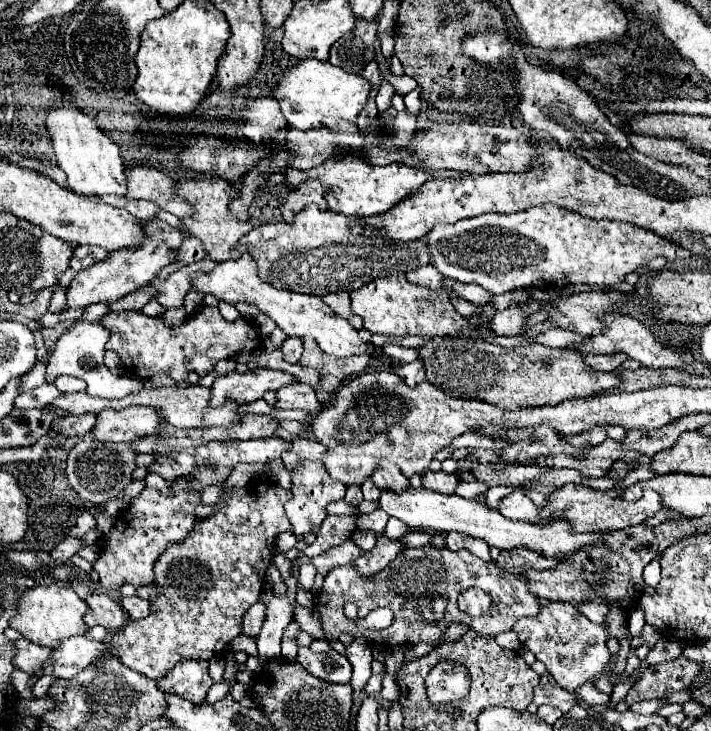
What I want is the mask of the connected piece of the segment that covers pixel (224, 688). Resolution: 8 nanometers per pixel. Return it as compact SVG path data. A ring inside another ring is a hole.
M222 680L220 684L214 684L210 690L208 690L208 696L206 696L206 702L208 704L214 704L214 702L218 702L218 700L222 700L222 696L226 698L226 694L230 692L230 688L234 686L234 682L230 684L228 680Z

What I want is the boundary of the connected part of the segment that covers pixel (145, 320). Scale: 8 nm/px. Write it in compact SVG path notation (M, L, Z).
M210 306L200 308L194 316L190 316L190 320L174 328L164 326L160 318L150 318L134 310L108 312L102 318L102 324L106 324L112 332L108 350L118 352L124 370L136 378L166 374L176 382L180 382L186 378L186 372L198 372L200 376L204 376L216 366L216 362L224 358L232 358L238 352L258 350L262 344L254 320L238 318L234 322L228 322L222 318L218 308L210 308Z

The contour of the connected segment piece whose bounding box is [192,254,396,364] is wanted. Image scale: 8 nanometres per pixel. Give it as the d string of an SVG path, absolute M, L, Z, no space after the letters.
M250 254L240 256L238 260L230 260L230 262L218 262L218 268L214 268L208 274L198 274L194 276L194 284L196 290L202 290L206 294L214 294L218 300L224 300L228 304L236 304L236 302L248 302L258 306L266 316L270 316L288 336L312 336L320 350L336 356L336 358L348 358L348 356L360 356L360 354L368 354L372 358L380 358L386 364L394 364L396 360L386 356L382 348L374 346L372 342L362 342L362 338L358 336L358 330L354 330L350 326L348 320L340 318L338 314L334 314L330 310L330 306L326 306L322 302L320 296L306 296L306 294L296 294L290 290L280 290L274 288L272 284L264 282L258 274L258 266L254 262L254 258Z

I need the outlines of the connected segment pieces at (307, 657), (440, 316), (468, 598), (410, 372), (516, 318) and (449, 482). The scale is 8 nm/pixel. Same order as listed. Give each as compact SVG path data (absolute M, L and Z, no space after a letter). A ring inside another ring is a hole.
M298 648L296 660L308 674L320 680L334 684L346 684L350 680L350 662L344 654L338 654L336 650L330 650L328 654L318 654L310 648Z
M392 276L392 280L372 280L366 288L350 292L352 312L364 320L364 328L374 334L384 336L446 336L458 334L462 328L468 328L464 316L460 316L450 304L444 292L434 292L410 284L406 276Z
M468 588L466 592L462 592L462 596L458 596L458 608L472 618L482 616L488 610L490 602L490 596L480 588Z
M414 360L410 364L402 364L398 368L398 376L410 386L414 388L416 384L424 382L426 380L426 372L424 372L424 362L422 360Z
M510 306L508 310L496 312L488 328L498 336L520 336L524 332L524 322L526 314L520 310L520 306Z
M426 472L424 474L424 488L434 490L434 492L442 492L442 494L454 494L458 486L458 478L452 474L444 474L444 472Z

